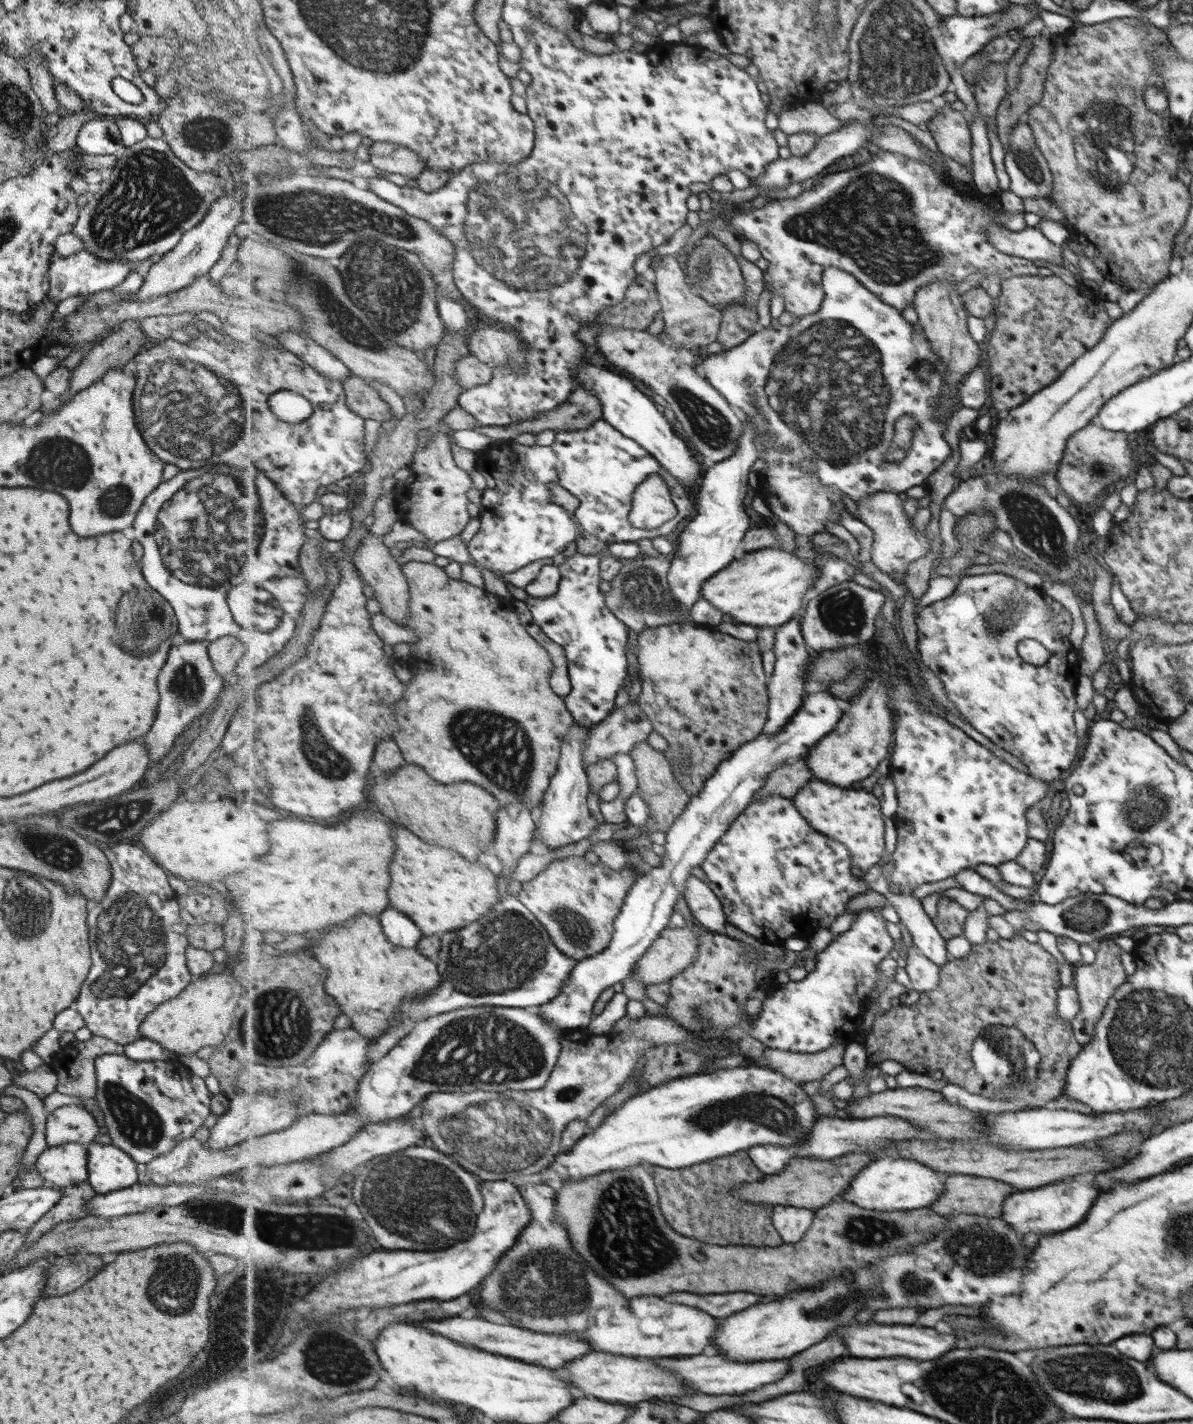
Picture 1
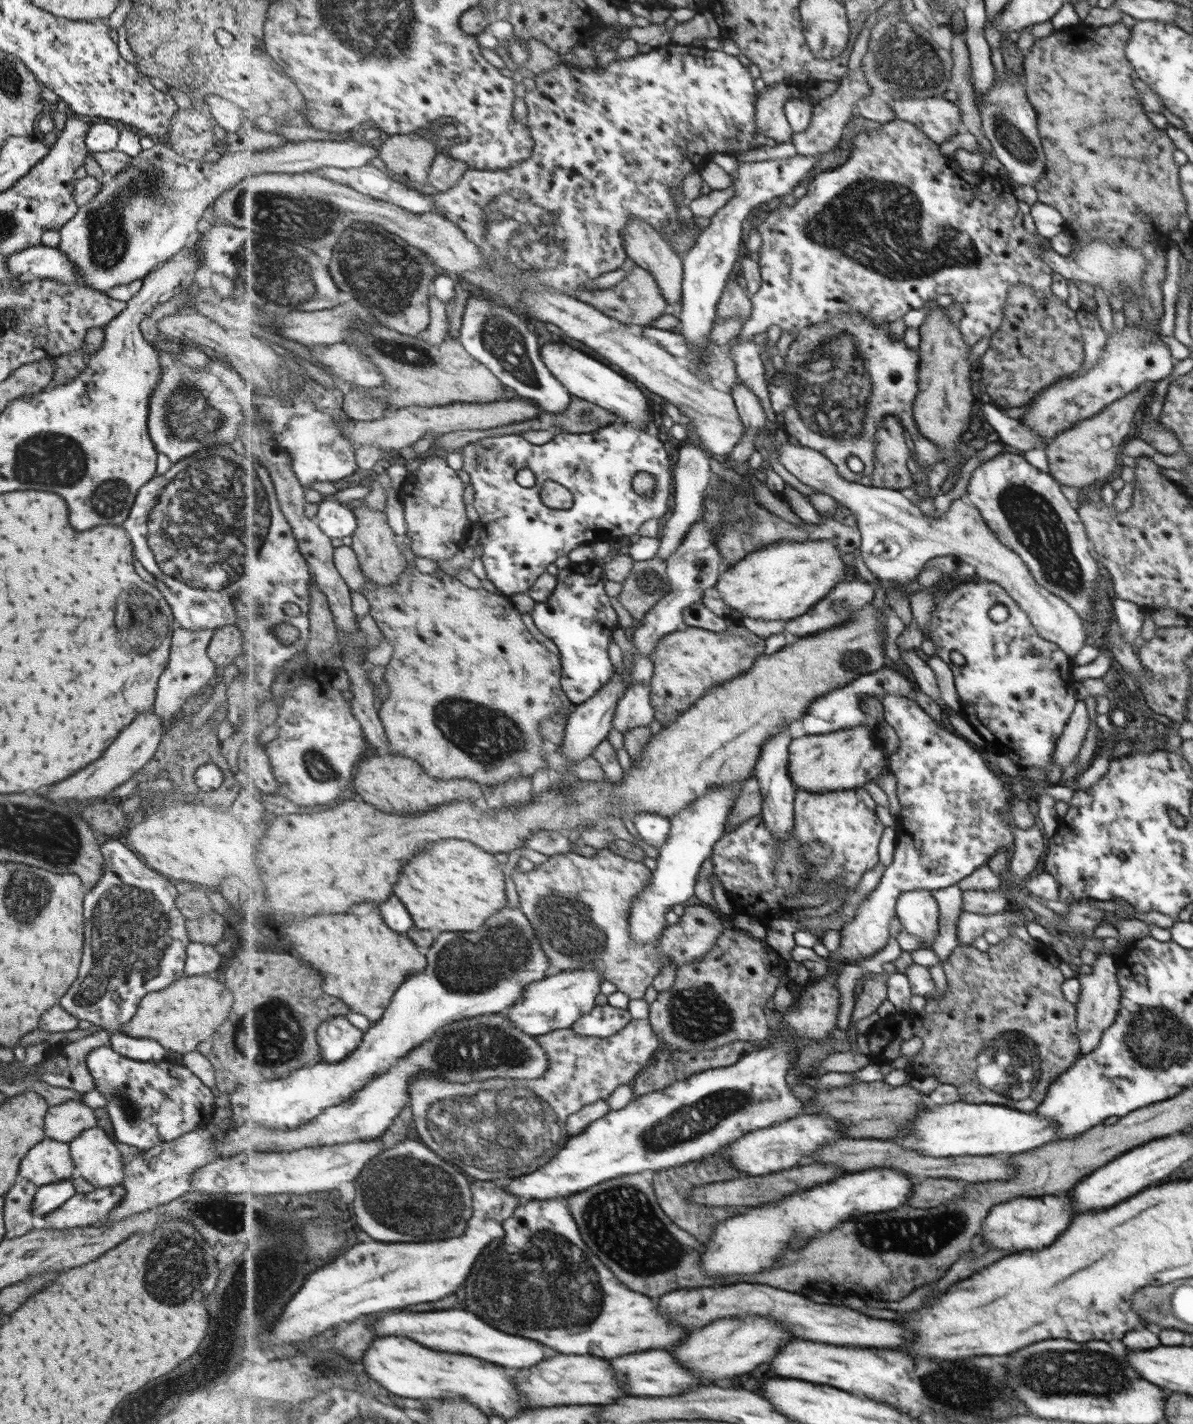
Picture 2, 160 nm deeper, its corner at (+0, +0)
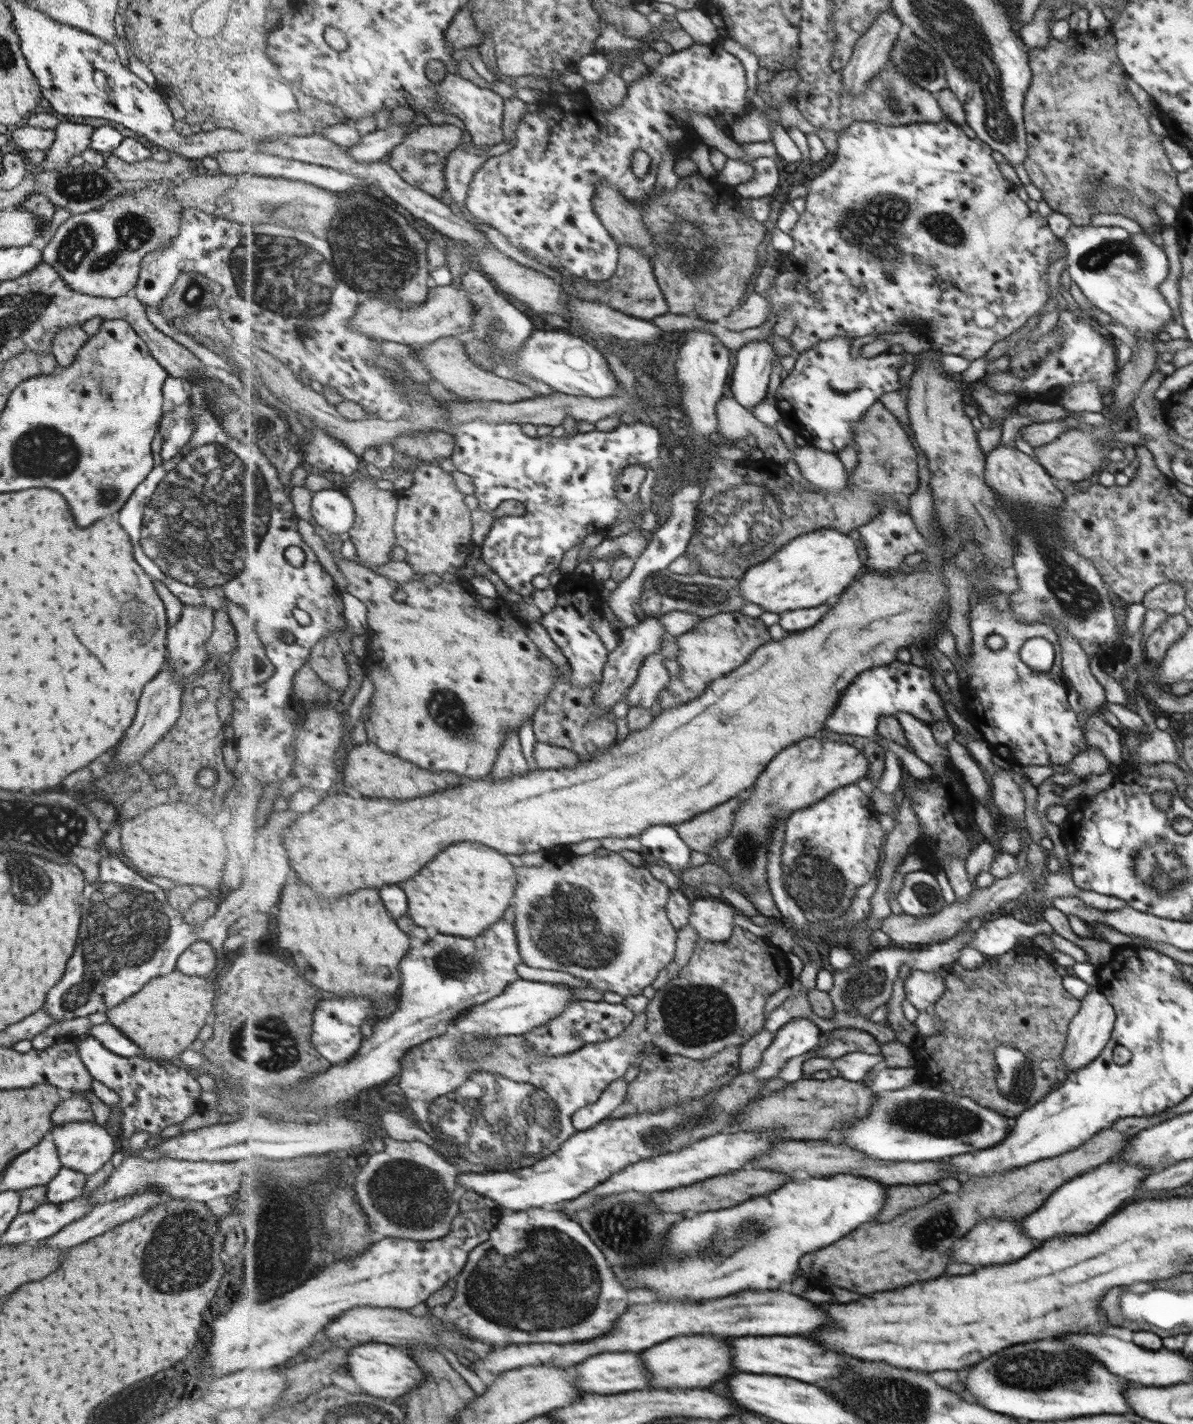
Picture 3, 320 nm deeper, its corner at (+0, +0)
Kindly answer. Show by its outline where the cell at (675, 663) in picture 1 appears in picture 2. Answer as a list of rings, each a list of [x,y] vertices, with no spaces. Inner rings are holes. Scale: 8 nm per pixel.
[[[732,624],[730,630],[722,634],[696,626],[688,626],[669,634],[659,644],[653,659],[656,667],[652,692],[657,720],[664,726],[671,725],[681,713],[698,705],[701,698],[706,696],[706,690],[710,692],[720,688],[728,684],[728,680],[750,672],[766,648],[766,638],[752,632],[744,624]]]

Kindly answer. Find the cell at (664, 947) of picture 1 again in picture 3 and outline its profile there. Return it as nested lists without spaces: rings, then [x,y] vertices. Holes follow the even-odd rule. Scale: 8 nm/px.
[[[699,898],[693,904],[690,926],[711,941],[728,941],[735,933],[738,913],[723,898]]]

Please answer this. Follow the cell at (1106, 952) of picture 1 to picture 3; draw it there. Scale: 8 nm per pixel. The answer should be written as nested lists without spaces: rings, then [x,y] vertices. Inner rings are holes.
[[[1098,984],[1091,987],[1091,991],[1086,993],[1080,1001],[1082,1014],[1074,1018],[1074,1030],[1070,1030],[1070,1050],[1066,1050],[1065,1068],[1068,1072],[1084,1068],[1100,1056],[1110,1040],[1115,1023],[1114,1009]]]

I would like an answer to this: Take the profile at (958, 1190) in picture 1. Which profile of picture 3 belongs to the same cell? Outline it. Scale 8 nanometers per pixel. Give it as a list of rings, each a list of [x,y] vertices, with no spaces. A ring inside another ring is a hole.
[[[936,1182],[924,1183],[920,1186],[891,1186],[891,1188],[890,1202],[886,1203],[882,1214],[876,1219],[878,1222],[892,1222],[897,1216],[906,1214],[910,1209],[933,1201],[948,1189],[947,1186]]]

